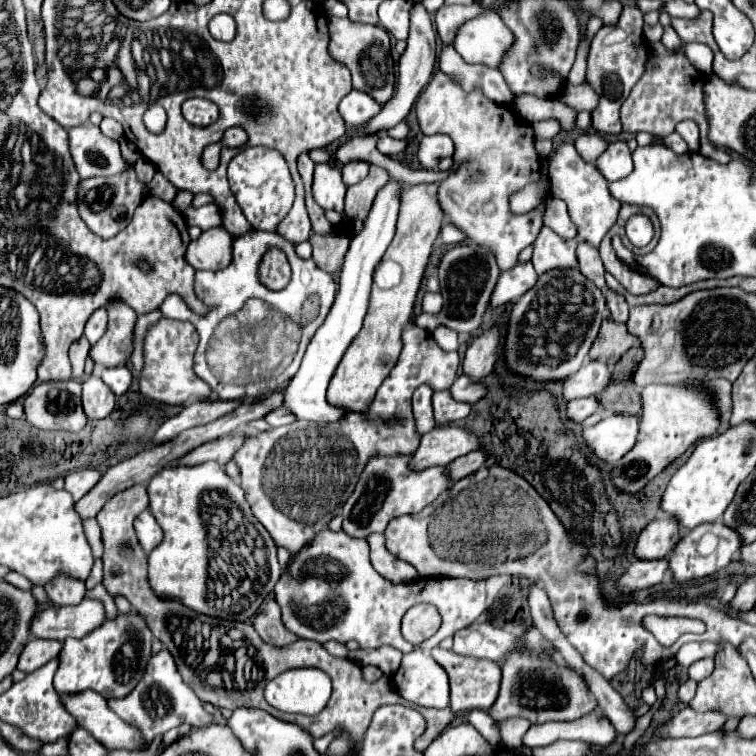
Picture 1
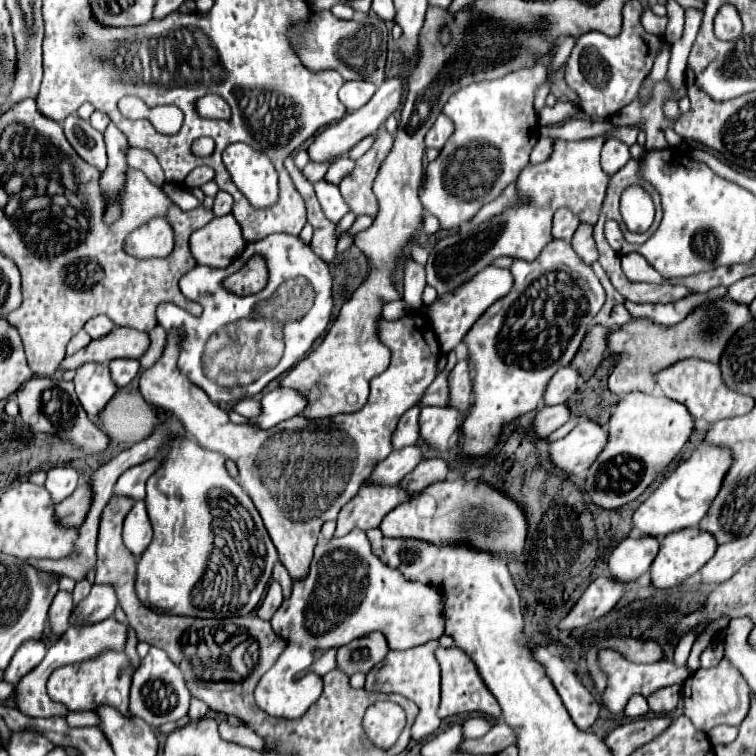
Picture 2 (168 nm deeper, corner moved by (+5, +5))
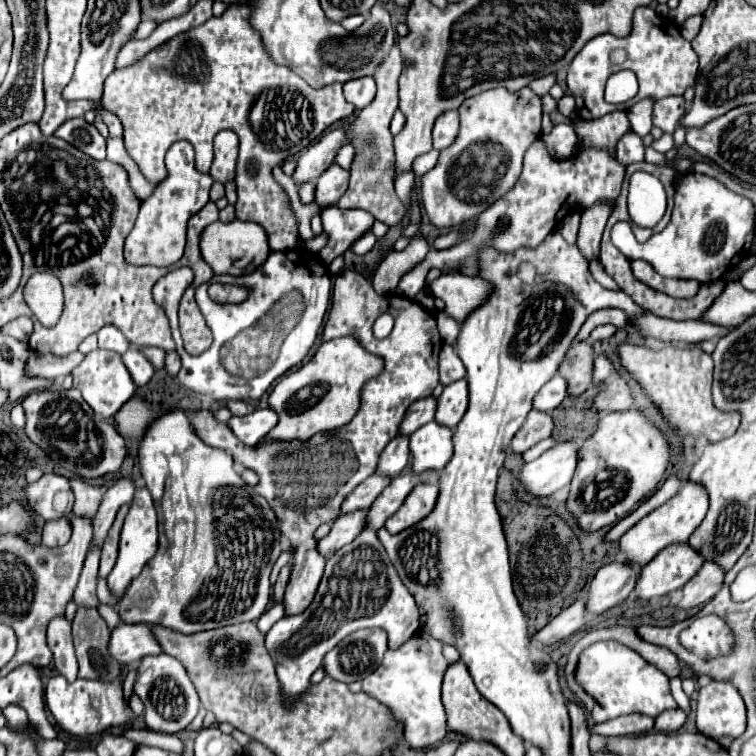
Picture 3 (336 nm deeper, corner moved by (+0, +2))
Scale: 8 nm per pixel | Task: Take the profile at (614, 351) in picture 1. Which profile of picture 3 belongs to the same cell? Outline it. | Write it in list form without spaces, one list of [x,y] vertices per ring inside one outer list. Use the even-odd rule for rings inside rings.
[[[575,342],[567,350],[565,360],[559,366],[559,374],[567,380],[567,394],[583,394],[593,380],[593,348],[591,342]]]

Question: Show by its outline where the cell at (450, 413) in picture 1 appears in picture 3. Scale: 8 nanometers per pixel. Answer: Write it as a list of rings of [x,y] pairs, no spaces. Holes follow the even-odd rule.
[[[429,422],[421,430],[409,436],[411,450],[411,474],[423,474],[427,470],[443,470],[453,456],[453,430]]]

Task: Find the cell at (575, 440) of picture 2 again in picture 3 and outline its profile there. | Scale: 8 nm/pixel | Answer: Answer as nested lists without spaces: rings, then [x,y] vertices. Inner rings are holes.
[[[557,442],[537,460],[523,464],[519,472],[523,490],[533,498],[547,498],[553,492],[567,488],[577,466],[577,450],[577,442]]]

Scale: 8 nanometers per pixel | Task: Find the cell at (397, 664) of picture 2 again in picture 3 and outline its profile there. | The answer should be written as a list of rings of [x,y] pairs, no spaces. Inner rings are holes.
[[[419,630],[417,638],[409,638],[397,650],[387,650],[379,668],[361,682],[363,692],[377,698],[393,712],[397,720],[403,722],[405,738],[409,744],[415,744],[415,748],[431,748],[449,732],[447,716],[441,702],[441,682],[443,674],[447,672],[447,662],[441,648],[443,644],[439,640]]]

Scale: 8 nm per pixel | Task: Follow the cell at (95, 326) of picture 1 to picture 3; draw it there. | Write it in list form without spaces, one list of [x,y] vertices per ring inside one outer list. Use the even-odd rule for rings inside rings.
[[[105,326],[97,332],[99,336],[99,348],[105,348],[105,350],[113,350],[117,354],[125,354],[129,350],[129,342],[123,338],[123,334],[115,328],[115,326]]]

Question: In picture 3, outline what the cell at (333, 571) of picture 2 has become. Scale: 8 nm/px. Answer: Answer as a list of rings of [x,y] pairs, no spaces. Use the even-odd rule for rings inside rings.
[[[363,530],[351,544],[343,546],[327,560],[323,580],[311,606],[303,614],[279,620],[265,636],[265,646],[275,662],[287,706],[291,706],[291,698],[297,698],[311,686],[309,678],[321,666],[329,650],[347,634],[373,626],[387,632],[389,648],[397,648],[419,630],[421,622],[417,604],[391,566],[377,534],[373,530]]]

